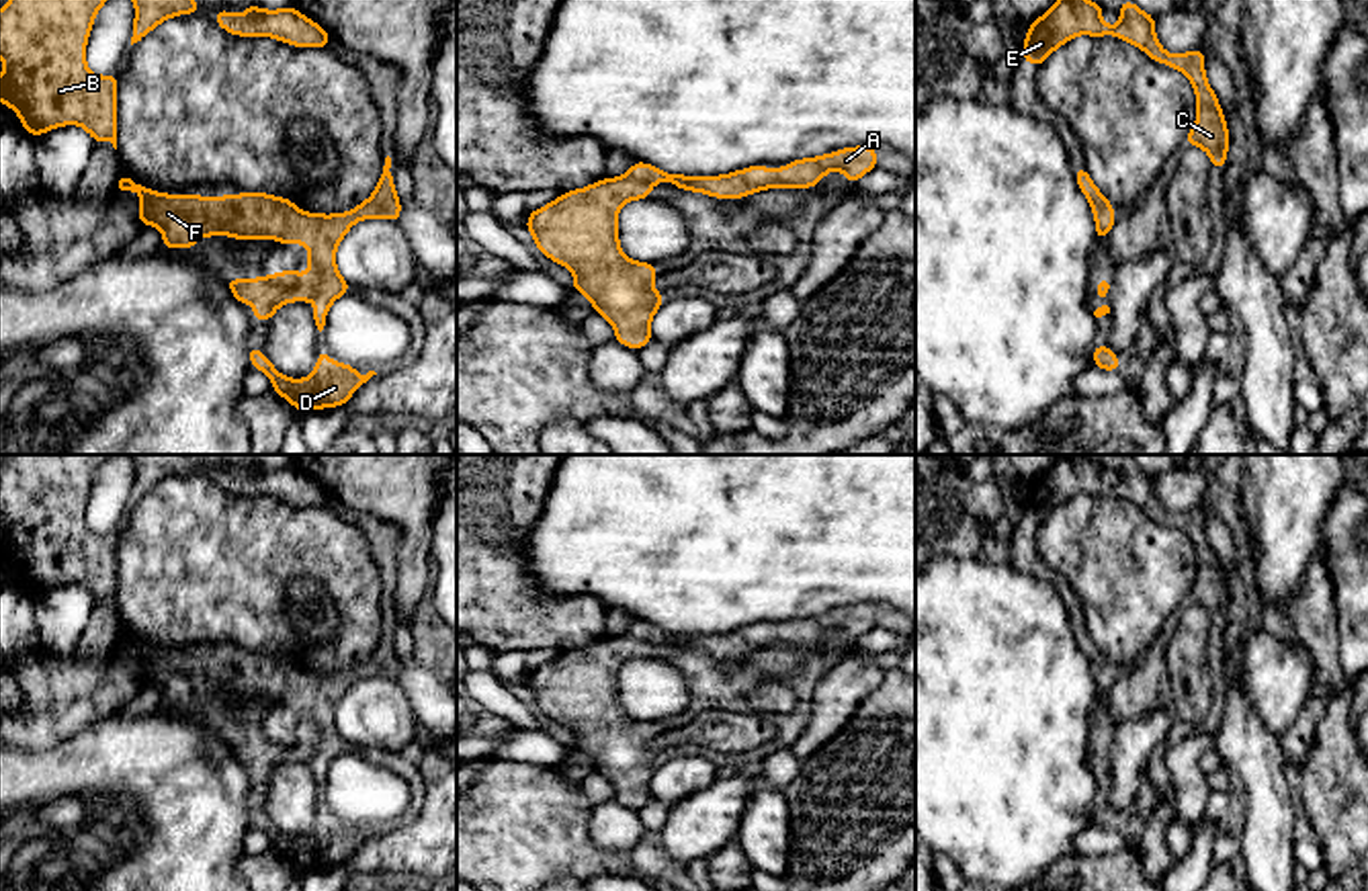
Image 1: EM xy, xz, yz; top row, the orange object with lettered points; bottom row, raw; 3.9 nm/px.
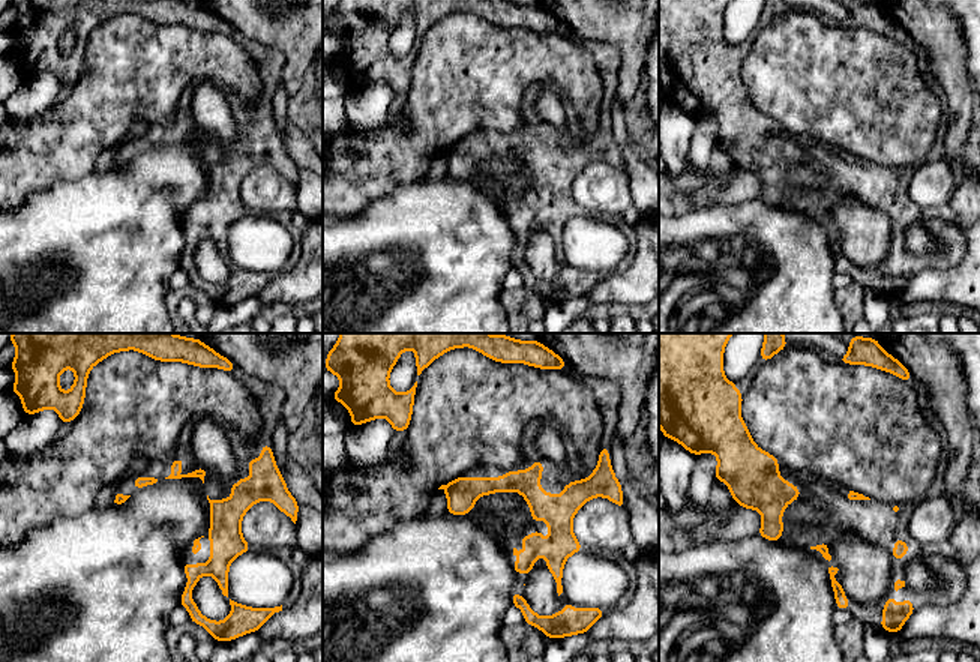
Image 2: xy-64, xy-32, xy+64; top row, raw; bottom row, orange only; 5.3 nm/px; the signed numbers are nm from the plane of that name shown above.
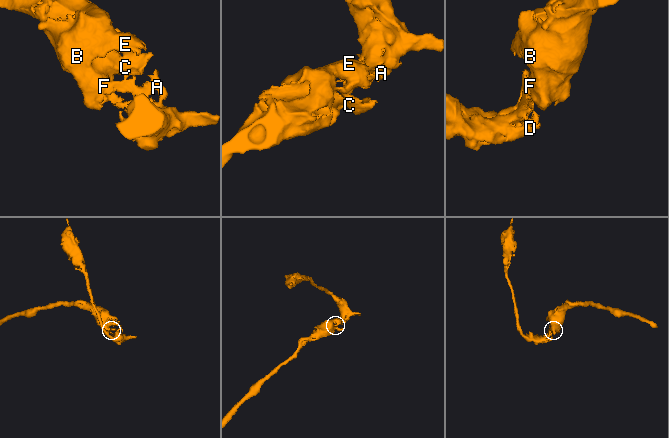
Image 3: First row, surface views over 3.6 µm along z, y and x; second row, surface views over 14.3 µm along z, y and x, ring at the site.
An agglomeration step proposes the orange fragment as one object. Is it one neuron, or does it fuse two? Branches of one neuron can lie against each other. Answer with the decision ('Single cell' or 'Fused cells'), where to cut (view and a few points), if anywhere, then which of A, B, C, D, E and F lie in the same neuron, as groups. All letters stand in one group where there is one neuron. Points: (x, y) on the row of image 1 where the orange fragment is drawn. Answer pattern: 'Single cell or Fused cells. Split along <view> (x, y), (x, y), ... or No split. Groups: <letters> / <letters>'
Single cell. No split. Groups: A B C D E F

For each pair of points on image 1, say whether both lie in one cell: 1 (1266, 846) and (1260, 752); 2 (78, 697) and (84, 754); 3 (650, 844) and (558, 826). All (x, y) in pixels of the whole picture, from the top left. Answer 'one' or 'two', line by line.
1: one
2: two
3: two

